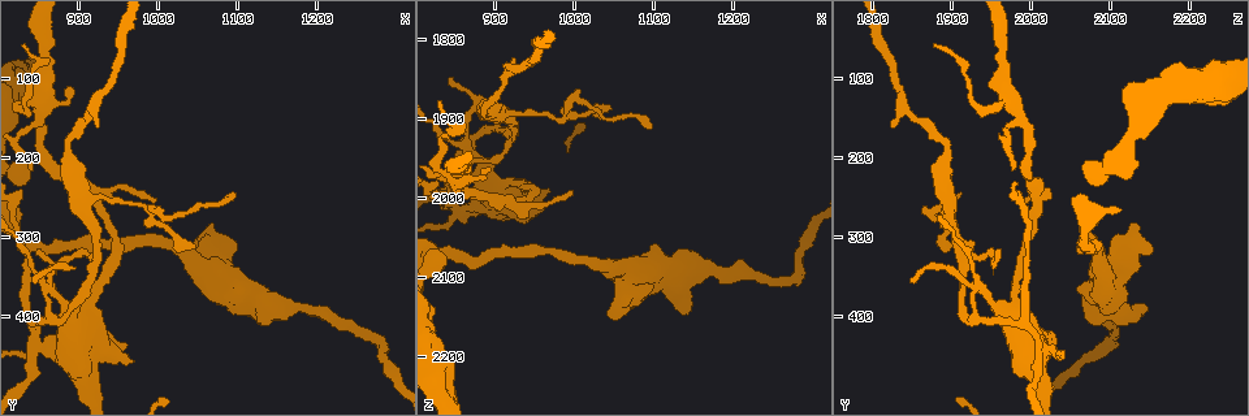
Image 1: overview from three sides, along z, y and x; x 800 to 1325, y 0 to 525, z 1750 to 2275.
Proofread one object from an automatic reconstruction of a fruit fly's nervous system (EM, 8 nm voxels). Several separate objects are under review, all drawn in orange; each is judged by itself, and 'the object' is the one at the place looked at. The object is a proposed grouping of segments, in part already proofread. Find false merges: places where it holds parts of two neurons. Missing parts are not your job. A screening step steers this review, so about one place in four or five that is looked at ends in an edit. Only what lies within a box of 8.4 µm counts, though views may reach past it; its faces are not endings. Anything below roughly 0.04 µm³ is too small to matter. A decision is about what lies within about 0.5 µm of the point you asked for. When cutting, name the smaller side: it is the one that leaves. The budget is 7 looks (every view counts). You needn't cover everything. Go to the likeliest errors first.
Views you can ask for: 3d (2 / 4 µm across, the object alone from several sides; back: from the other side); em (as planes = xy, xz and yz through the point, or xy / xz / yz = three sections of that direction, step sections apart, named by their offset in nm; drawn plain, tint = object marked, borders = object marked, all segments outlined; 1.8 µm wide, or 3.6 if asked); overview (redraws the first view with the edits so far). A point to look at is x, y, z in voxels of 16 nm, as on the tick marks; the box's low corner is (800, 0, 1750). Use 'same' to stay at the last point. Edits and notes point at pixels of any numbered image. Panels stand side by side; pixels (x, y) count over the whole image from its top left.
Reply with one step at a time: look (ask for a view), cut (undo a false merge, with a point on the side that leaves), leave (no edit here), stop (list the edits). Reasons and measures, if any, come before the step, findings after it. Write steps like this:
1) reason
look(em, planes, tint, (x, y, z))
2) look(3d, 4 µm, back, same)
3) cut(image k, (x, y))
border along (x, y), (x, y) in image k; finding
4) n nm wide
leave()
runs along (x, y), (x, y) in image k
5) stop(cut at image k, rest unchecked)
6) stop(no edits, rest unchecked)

look(3d, 4 µm, (865, 365, 1935))

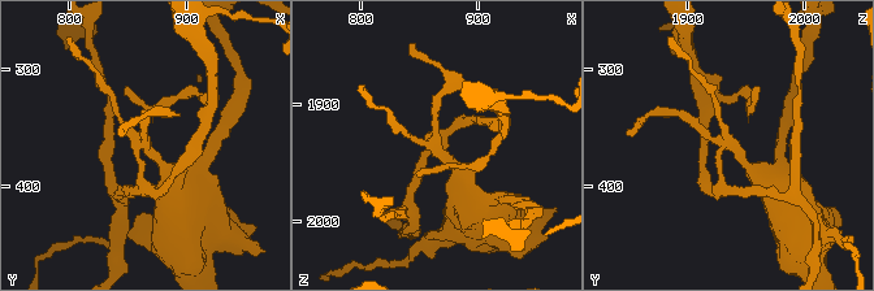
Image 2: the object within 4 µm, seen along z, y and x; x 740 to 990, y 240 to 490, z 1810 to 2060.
look(em, planes, tint, (866, 366, 1934))

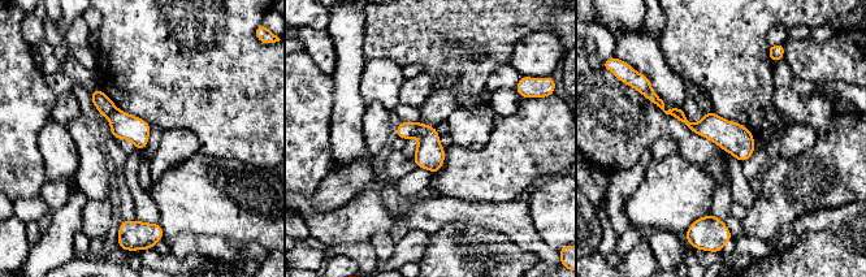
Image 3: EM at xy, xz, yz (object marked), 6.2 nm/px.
cut(image 3, (406, 130))
border along (418, 124), (412, 135) in image 3; two neurons meet here

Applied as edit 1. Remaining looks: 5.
three-way junction
look(em, 3.6 µm, xy, step 4, tint, (1065, 345, 2085))

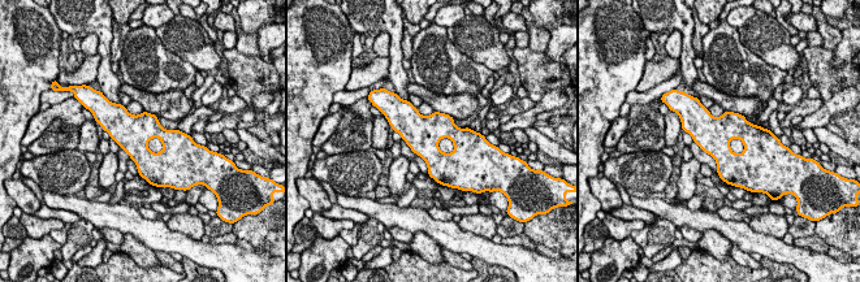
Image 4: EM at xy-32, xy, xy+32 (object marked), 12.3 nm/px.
look(em, 3.6 µm, planes, tint, same)

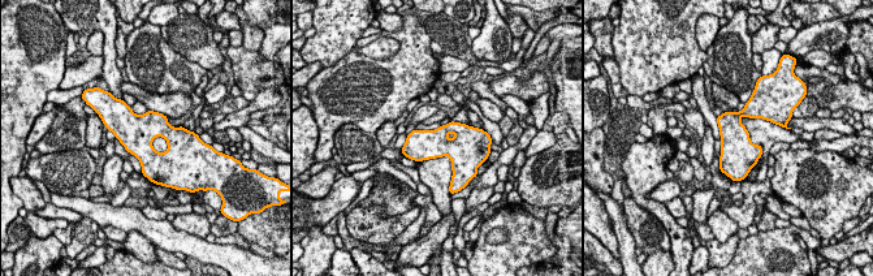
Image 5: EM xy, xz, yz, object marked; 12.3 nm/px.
leave()
all the same neuron

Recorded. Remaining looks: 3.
sudden change in width
look(em, xz, step 8, tint, (1195, 395, 2095))

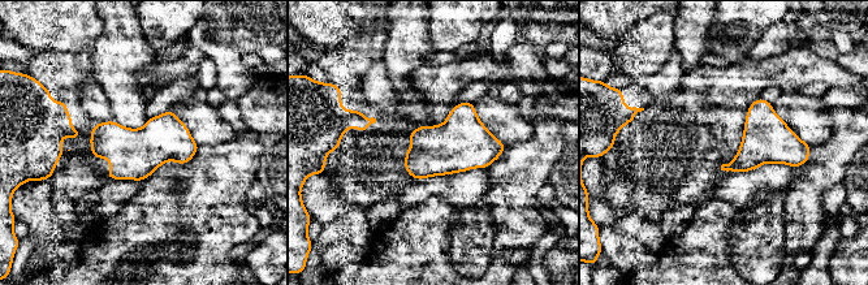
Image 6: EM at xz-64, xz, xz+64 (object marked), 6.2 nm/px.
look(em, planes, borders, same)

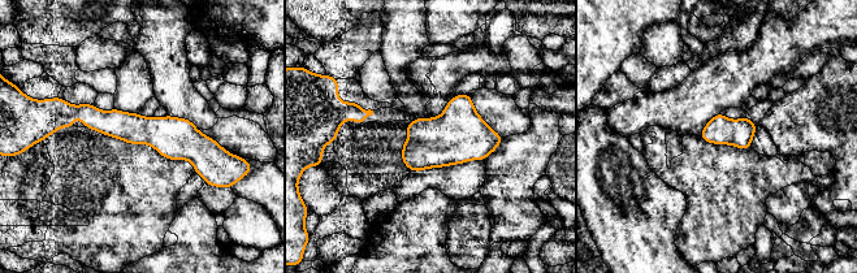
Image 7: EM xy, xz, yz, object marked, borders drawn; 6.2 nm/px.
leave()
runs along (63, 124), (87, 113), (216, 152) in image 7; continuous, no second neuron

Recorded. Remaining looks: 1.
stop(cut at image 3, rest unchecked)

